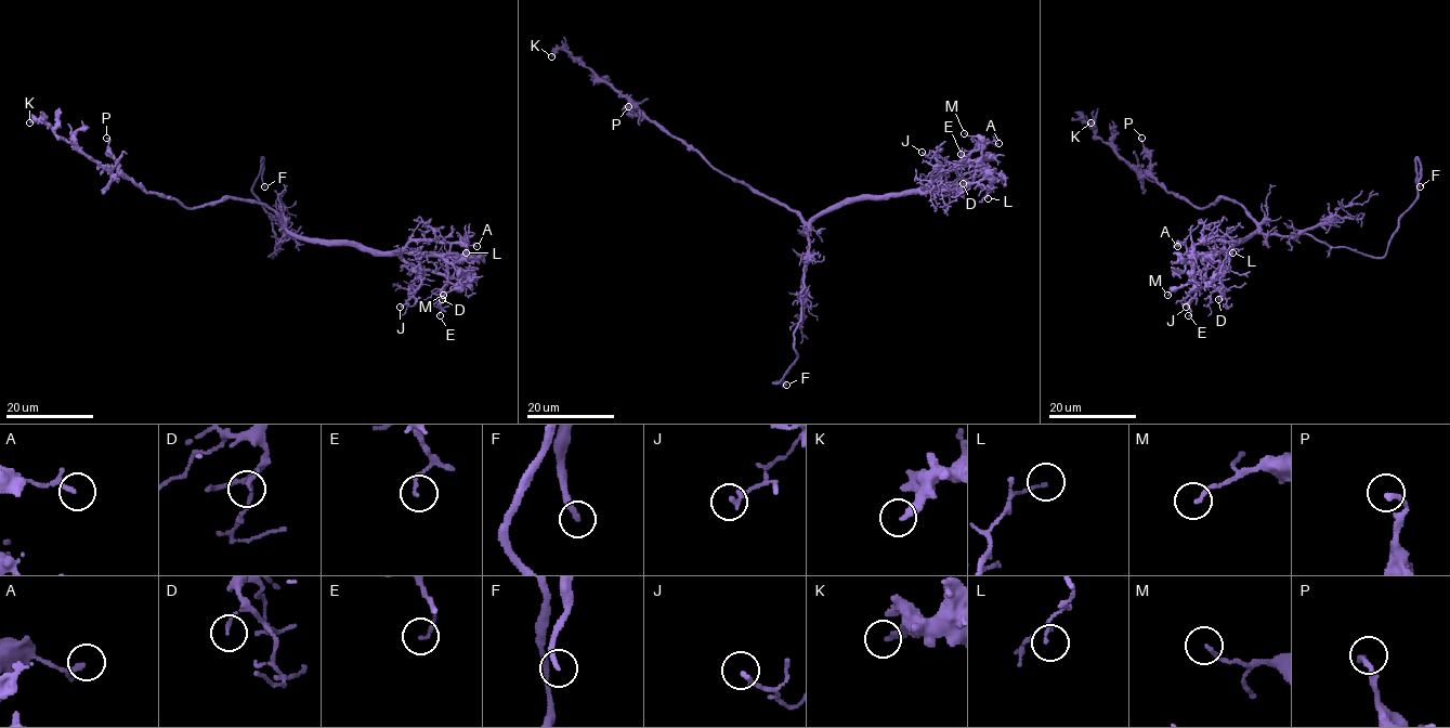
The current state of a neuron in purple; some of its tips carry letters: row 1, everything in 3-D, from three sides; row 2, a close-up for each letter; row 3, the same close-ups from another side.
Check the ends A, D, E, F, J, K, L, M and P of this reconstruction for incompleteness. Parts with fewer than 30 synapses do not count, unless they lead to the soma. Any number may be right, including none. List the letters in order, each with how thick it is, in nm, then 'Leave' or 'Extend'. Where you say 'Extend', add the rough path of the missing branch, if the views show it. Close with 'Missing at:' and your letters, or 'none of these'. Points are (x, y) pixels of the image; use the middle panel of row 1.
A: Thickness 130 nm. Leave
D: Thickness 130 nm. Leave
E: Thickness 120 nm. Leave
F: Thickness 200 nm. Extend. Course of what is missing: (786, 385), (821, 414)
J: Thickness 190 nm. Leave
K: Thickness 240 nm. Leave
L: Thickness 120 nm. Leave
M: Thickness 140 nm. Leave
P: Thickness 220 nm. Leave
Missing at: F

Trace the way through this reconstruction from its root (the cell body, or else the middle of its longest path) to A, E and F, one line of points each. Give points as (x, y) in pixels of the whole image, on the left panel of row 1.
A: (265, 207), (289, 231), (305, 238), (361, 244), (382, 251), (445, 254), (453, 243), (477, 246)
E: (265, 207), (289, 231), (305, 238), (361, 244), (382, 251), (438, 254), (447, 273), (440, 315)
F: (265, 207), (287, 231), (272, 257), (275, 233), (271, 218), (252, 192), (261, 158), (264, 186)

